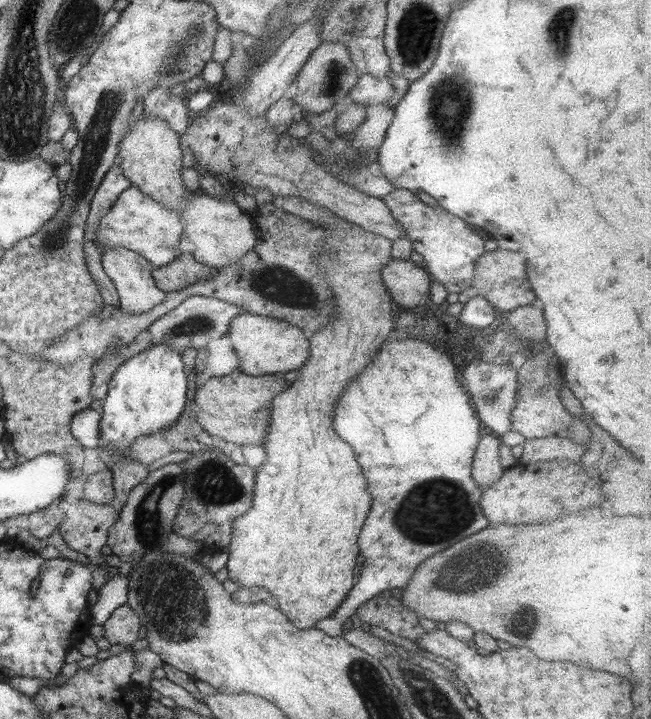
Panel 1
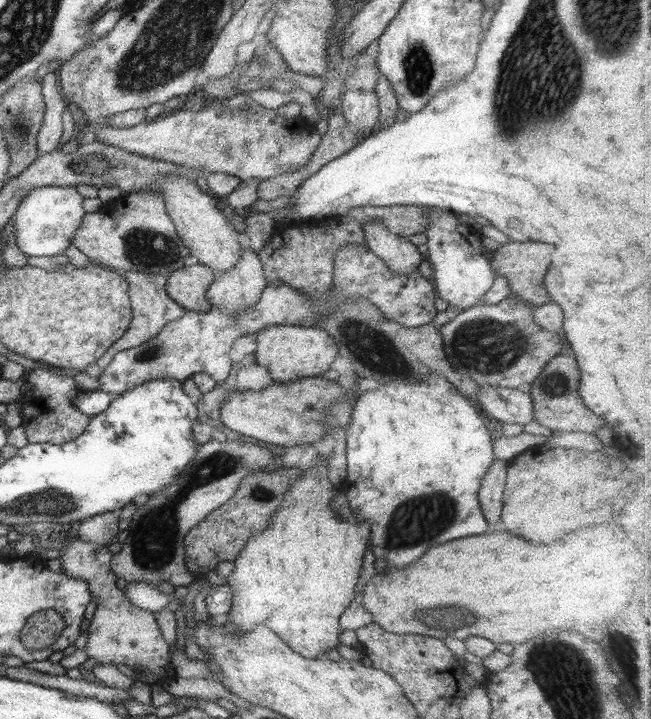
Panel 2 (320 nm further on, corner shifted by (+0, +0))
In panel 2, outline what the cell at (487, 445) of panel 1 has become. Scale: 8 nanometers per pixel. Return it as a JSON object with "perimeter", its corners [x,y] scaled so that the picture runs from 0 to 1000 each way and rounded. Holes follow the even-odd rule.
{"perimeter":[[[757,640],[739,669],[733,695],[743,722],[750,726],[751,737],[767,726],[771,711],[771,684],[777,669],[776,640]]]}

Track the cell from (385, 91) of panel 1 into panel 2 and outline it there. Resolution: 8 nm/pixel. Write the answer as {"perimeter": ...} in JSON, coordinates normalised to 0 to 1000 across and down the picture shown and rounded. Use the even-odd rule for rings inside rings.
{"perimeter":[[[541,124],[525,131],[521,145],[521,156],[545,182],[564,188],[578,179],[582,150],[576,128]]]}

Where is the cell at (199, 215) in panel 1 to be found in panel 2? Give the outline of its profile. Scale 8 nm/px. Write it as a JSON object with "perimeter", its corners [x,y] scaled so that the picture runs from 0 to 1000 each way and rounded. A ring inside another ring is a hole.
{"perimeter":[[[384,345],[372,348],[369,362],[363,363],[361,370],[355,376],[329,378],[329,388],[316,406],[316,419],[323,426],[332,426],[349,437],[361,437],[361,441],[369,434],[384,434],[387,431],[410,394],[396,355]]]}

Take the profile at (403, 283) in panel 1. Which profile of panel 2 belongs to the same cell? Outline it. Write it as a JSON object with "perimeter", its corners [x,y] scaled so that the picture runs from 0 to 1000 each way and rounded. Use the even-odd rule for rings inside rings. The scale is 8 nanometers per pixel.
{"perimeter":[[[571,309],[570,312],[559,310],[556,313],[556,320],[561,342],[578,357],[582,357],[599,377],[621,382],[631,377],[641,377],[642,367],[650,362],[650,359],[641,349],[639,342],[622,330],[588,320],[588,314],[582,314],[582,312],[576,312],[576,309]]]}

